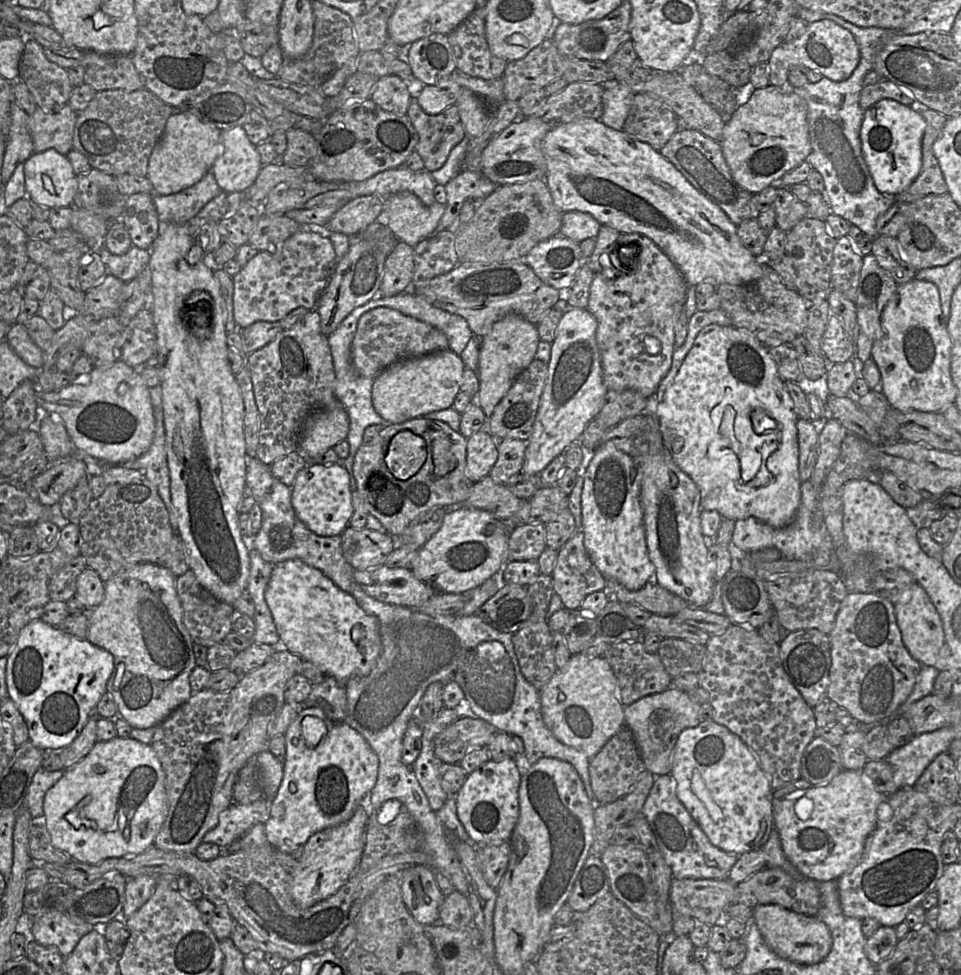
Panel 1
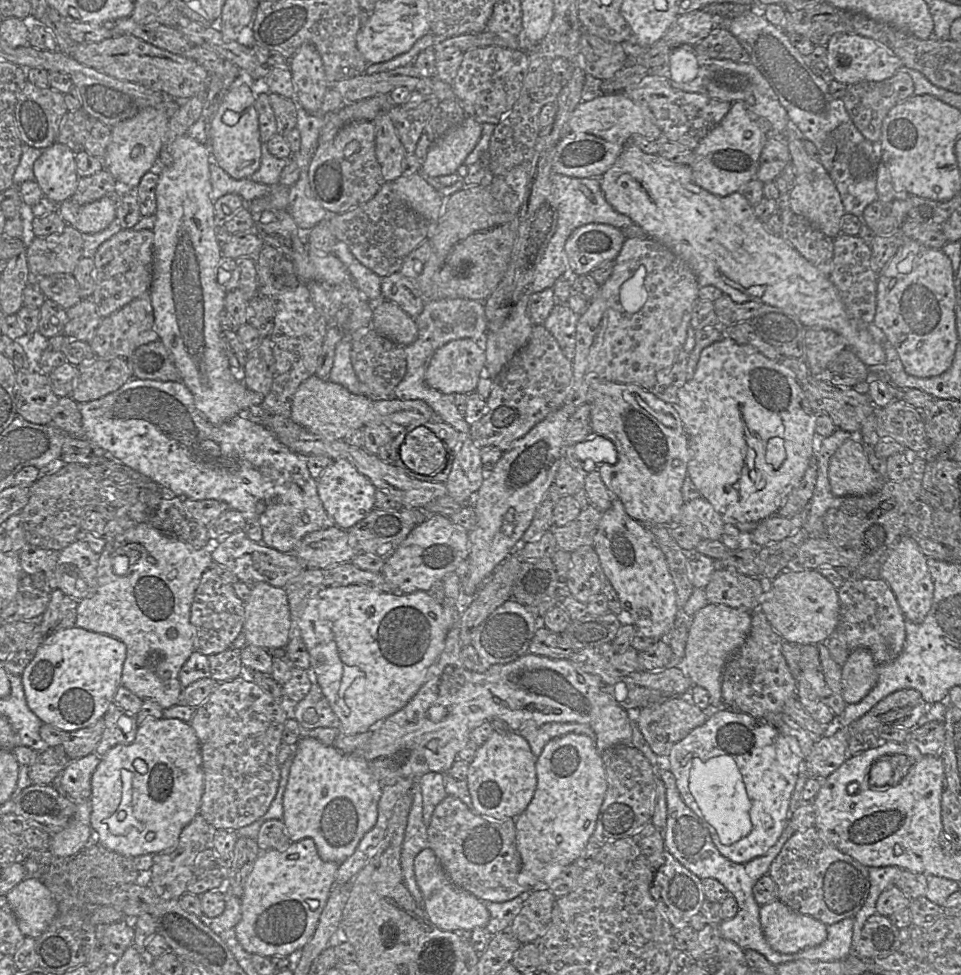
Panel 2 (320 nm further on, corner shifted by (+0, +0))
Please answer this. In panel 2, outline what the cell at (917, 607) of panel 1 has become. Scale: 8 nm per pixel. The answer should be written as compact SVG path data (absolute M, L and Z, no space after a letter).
M905 533L884 558L880 569L880 578L887 582L894 593L905 619L915 624L925 620L934 597L934 583L927 560L916 541Z

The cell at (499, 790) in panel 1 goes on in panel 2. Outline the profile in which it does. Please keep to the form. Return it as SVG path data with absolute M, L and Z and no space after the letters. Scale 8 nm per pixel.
M494 730L478 747L468 767L466 780L473 811L494 820L516 819L527 808L535 793L537 758L527 740L517 731L500 734Z

